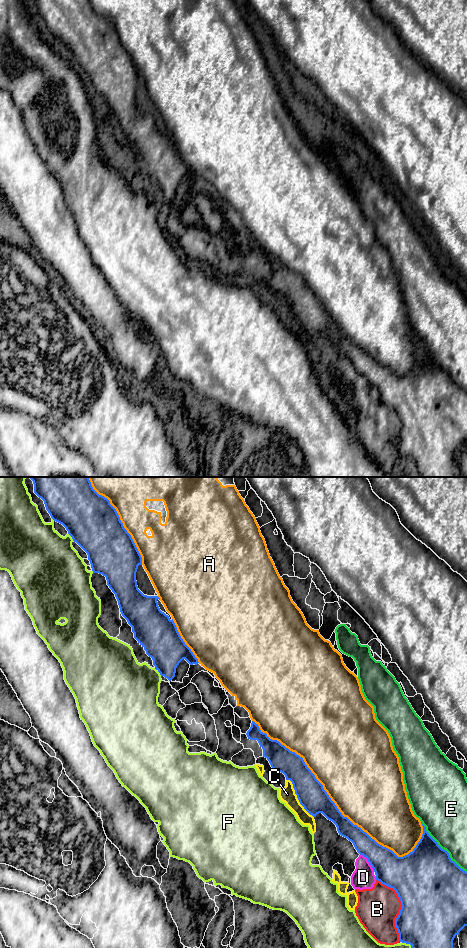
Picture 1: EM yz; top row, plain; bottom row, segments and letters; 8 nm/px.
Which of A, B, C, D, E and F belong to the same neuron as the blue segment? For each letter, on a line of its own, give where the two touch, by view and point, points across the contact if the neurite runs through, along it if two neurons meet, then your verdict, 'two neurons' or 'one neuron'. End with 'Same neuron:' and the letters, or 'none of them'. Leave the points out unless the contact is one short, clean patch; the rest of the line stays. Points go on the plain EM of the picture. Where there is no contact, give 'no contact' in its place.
A: contact yz (328, 316); two neurons
B: contact yz (401, 427); two neurons
C: contact yz (297, 317); border yz (286, 299), (291, 302), (299, 323), (313, 337); two neurons
D: contact yz (368, 381); border yz (360, 374), (366, 378), (374, 391); two neurons
E: contact yz (441, 368); two neurons
F: contact yz (71, 56); two neurons
Same neuron: none of them

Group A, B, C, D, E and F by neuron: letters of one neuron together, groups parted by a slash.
A / B C D / E / F

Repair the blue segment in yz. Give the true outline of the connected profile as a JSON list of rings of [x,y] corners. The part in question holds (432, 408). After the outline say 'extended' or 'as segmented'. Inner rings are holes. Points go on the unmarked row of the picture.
[[[254,241],[246,255],[248,259],[258,261],[263,269],[263,277],[271,287],[292,302],[304,329],[313,337],[322,333],[332,341],[339,355],[351,361],[357,372],[367,378],[376,400],[396,411],[402,425],[395,440],[400,462],[410,464],[415,477],[456,477],[453,460],[467,446],[467,392],[451,380],[449,373],[429,355],[426,347],[422,344],[423,354],[413,371],[398,377],[342,335],[302,277],[279,261],[270,259]]]; as segmented

